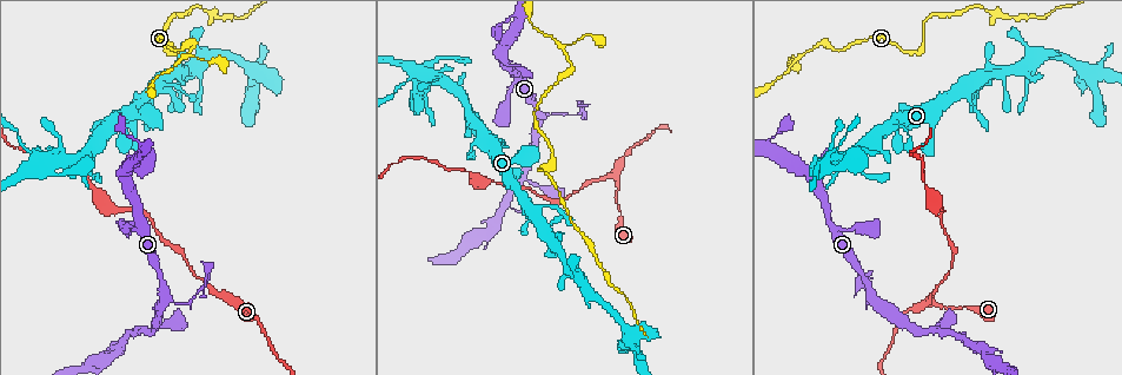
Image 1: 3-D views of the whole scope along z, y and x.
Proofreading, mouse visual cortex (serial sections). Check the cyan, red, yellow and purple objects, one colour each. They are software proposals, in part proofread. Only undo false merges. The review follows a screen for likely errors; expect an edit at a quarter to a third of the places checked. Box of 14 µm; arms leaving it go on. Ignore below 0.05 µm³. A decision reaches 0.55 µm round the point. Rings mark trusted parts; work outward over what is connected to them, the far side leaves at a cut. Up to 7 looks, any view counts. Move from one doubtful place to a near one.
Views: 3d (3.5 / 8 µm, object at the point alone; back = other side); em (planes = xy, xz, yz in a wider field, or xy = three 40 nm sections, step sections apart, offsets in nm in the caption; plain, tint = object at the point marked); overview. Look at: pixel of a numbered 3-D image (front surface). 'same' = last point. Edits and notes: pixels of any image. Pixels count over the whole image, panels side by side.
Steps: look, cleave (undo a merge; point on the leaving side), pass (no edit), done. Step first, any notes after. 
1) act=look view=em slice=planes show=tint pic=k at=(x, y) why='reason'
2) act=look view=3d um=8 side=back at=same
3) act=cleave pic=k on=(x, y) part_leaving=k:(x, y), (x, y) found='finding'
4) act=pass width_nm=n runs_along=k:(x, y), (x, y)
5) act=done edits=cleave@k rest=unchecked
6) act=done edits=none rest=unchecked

act=look view=3d um=3.5 pic=1 at=(549, 163) why='abrupt turn'

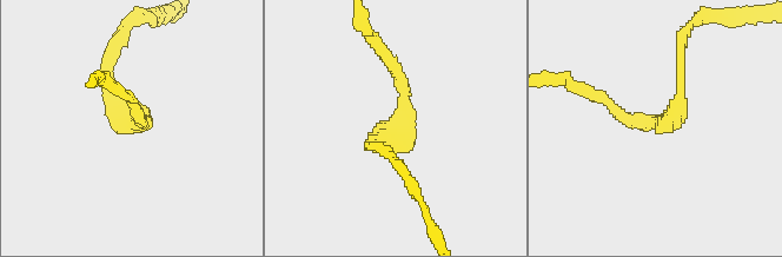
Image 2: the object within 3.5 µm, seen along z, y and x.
act=pass arm_widths_nm=150,150 runs_along=2:(384, 55), (403, 83), (403, 125), (366, 145) found='continuous, no second cell'

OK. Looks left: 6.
act=look view=3d um=8 pic=1 at=(49, 162) why='looks like a crossing'

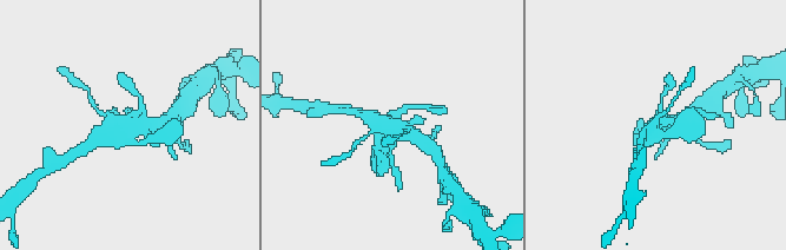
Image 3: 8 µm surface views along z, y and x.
act=look view=3d um=3.5 pic=3 at=(130, 126)

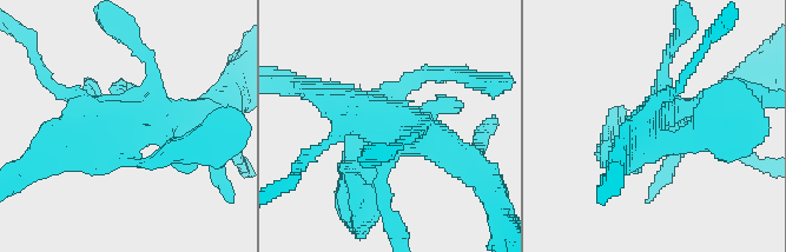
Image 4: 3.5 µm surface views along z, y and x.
act=look view=em slice=xy step=2 show=tint pic=4 at=(124, 121) why='now the EM'

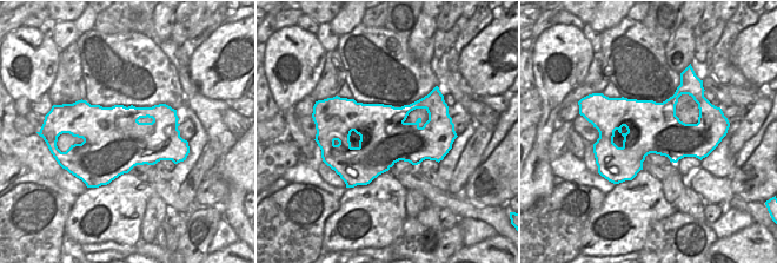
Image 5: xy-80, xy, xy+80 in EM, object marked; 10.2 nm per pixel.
act=pass runs_along=4:(193, 118), (92, 139) found='all the same cell'

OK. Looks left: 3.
act=look view=3d um=3.5 pic=1 at=(519, 19) why='thin neck'

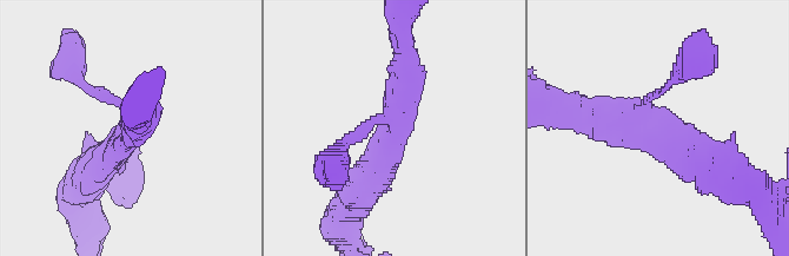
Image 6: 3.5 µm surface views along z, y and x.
act=look view=em slice=xy step=3 show=tint pic=6 at=(650, 113) arms=3 arm_widths_nm=100,350,350 why='shape alone is not enough'

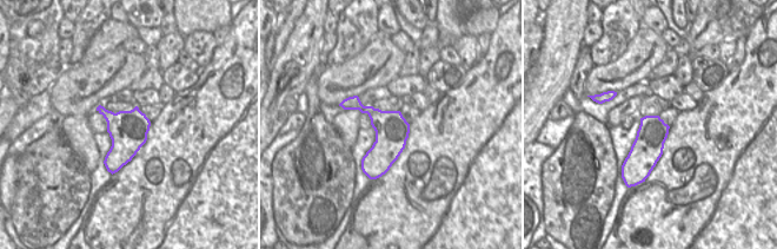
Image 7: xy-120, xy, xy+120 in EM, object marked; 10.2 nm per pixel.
act=pass runs_along=6:(708, 158), (647, 111), (677, 79) found='all the same cell'

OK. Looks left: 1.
act=done edits=none rest=unchecked

